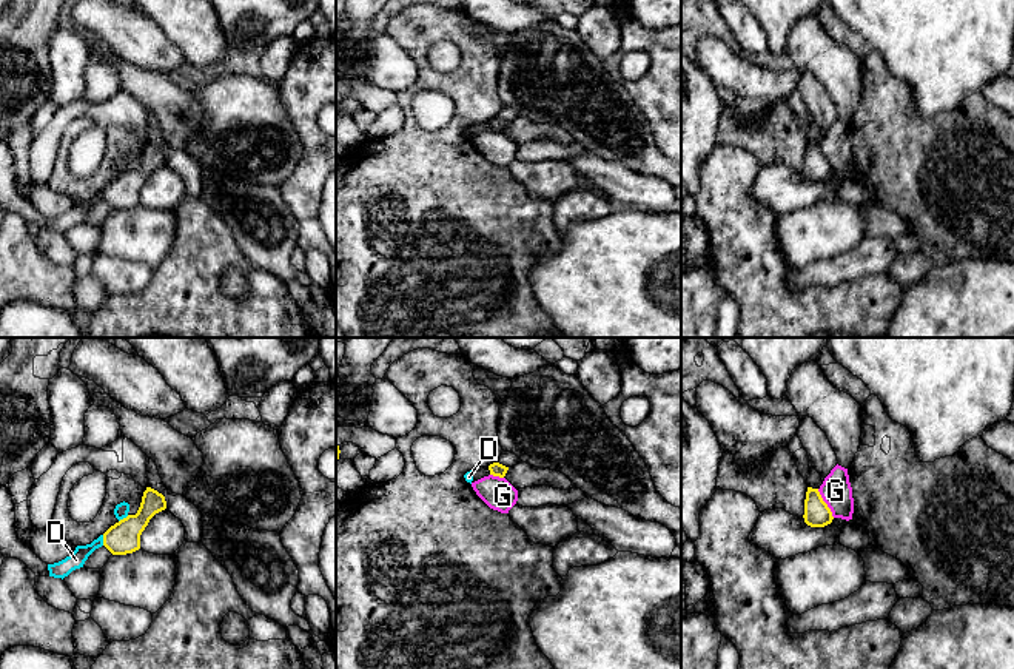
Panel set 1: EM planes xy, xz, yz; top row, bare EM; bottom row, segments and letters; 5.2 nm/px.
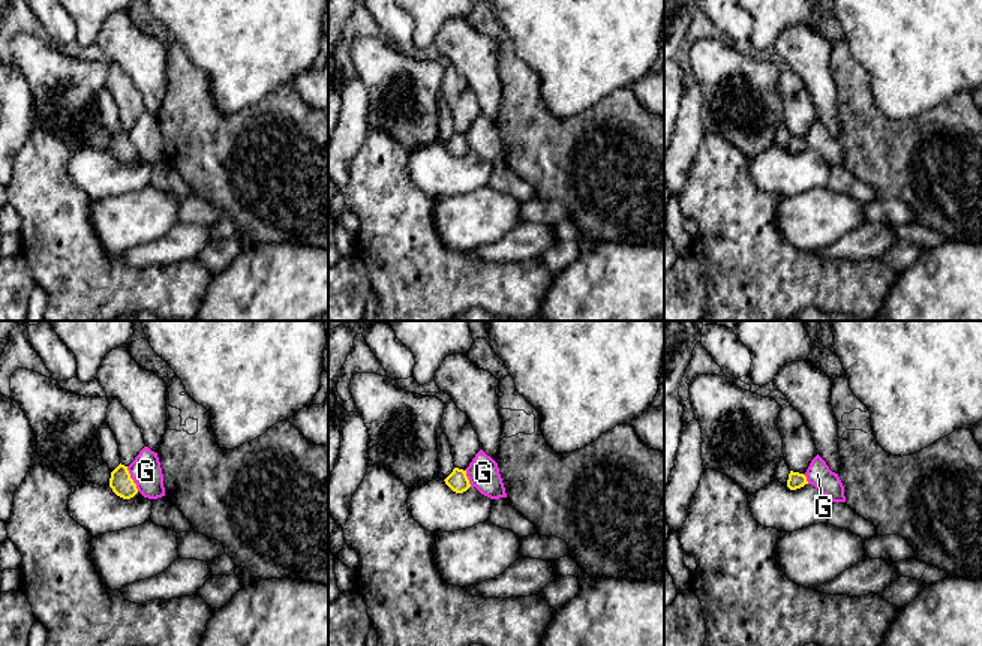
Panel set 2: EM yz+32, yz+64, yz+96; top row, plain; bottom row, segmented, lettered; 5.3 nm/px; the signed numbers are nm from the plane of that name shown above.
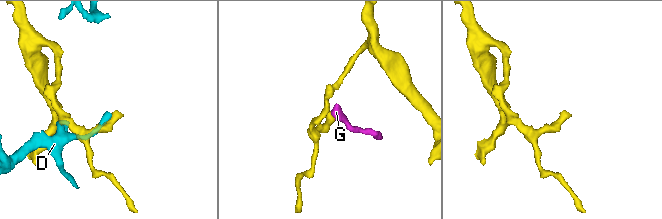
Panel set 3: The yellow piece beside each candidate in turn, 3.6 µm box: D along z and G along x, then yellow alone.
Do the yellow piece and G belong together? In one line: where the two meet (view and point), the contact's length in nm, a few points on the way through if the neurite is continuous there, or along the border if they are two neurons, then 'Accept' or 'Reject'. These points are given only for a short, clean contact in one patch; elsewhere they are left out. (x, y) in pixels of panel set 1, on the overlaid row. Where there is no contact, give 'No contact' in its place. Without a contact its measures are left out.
Touches yellow at yz (825, 503). Shared border 180 nm. Boundary: yz (817, 489), (834, 517). Reject

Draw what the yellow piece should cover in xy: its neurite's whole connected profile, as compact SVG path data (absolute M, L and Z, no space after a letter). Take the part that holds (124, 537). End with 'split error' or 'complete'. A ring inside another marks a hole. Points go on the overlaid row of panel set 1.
M146 487L142 496L140 507L136 515L128 515L103 533L103 546L112 555L126 555L140 549L140 535L149 519L166 509L166 501L162 493Z | complete

